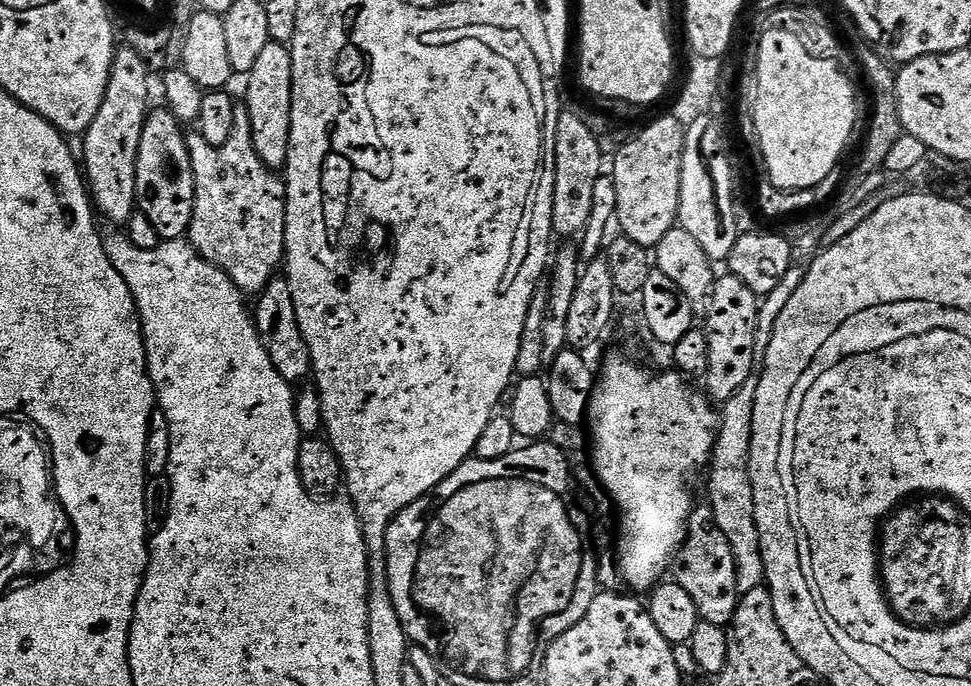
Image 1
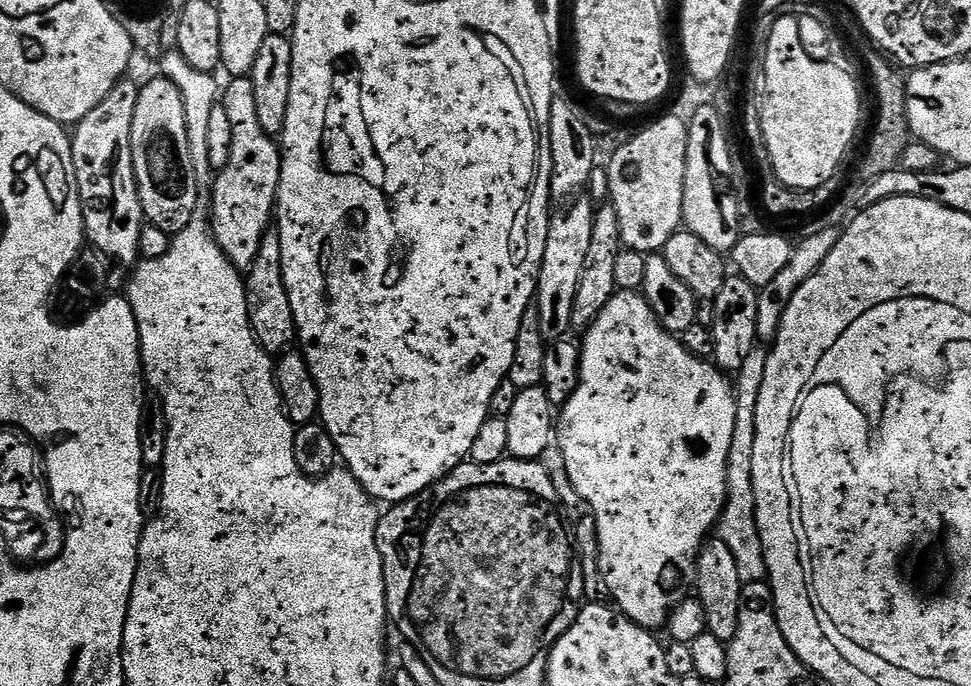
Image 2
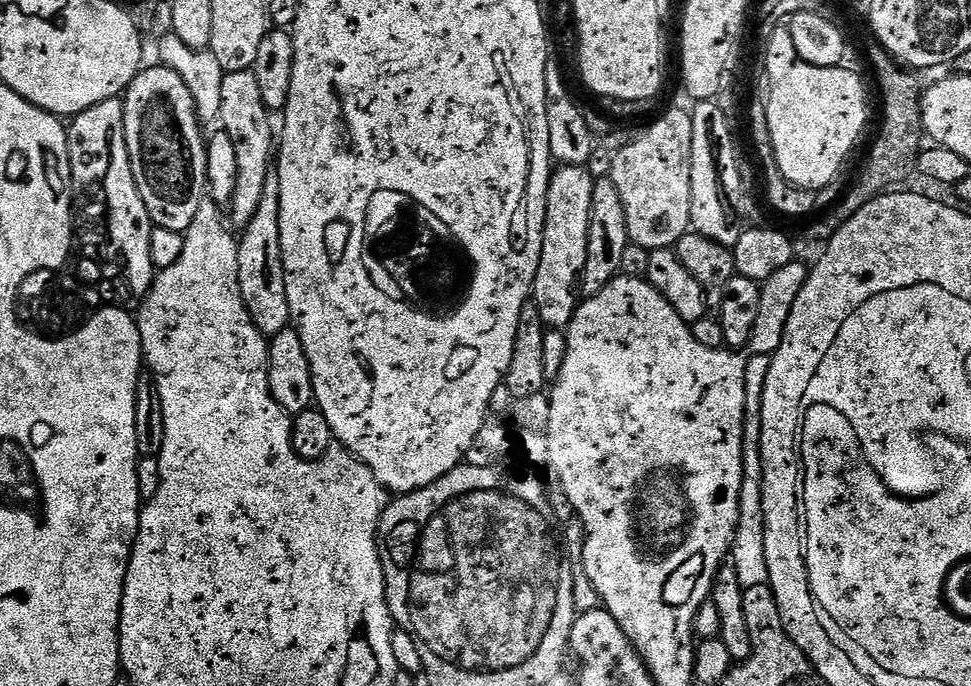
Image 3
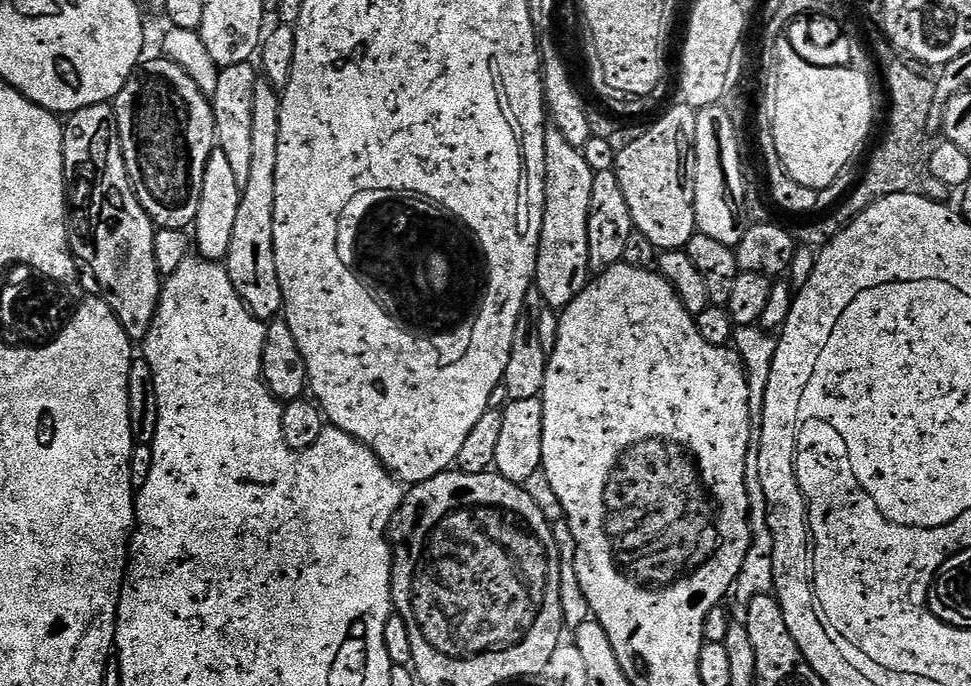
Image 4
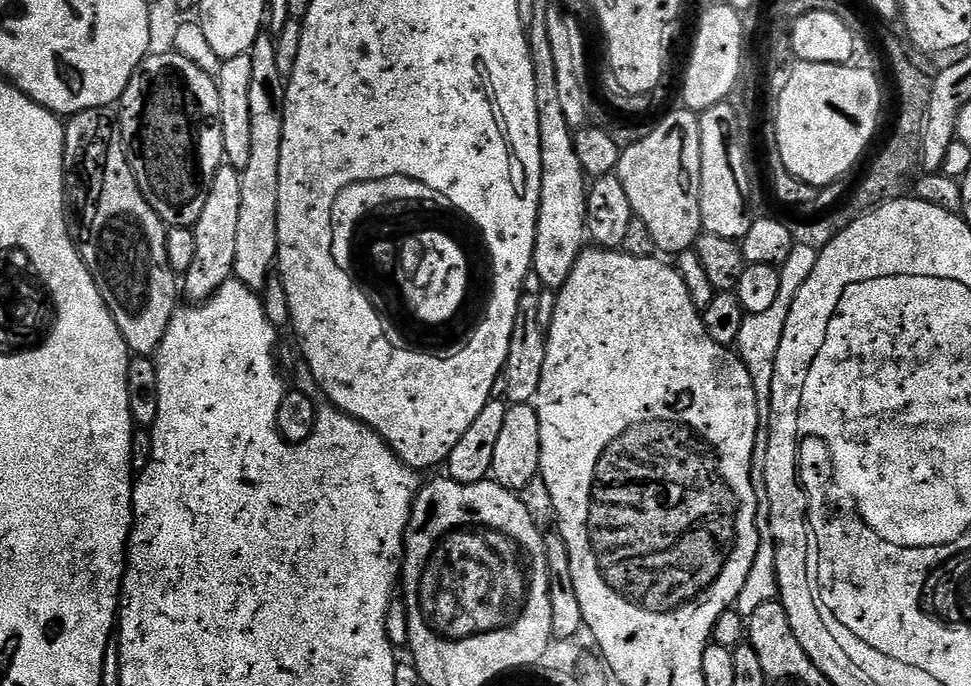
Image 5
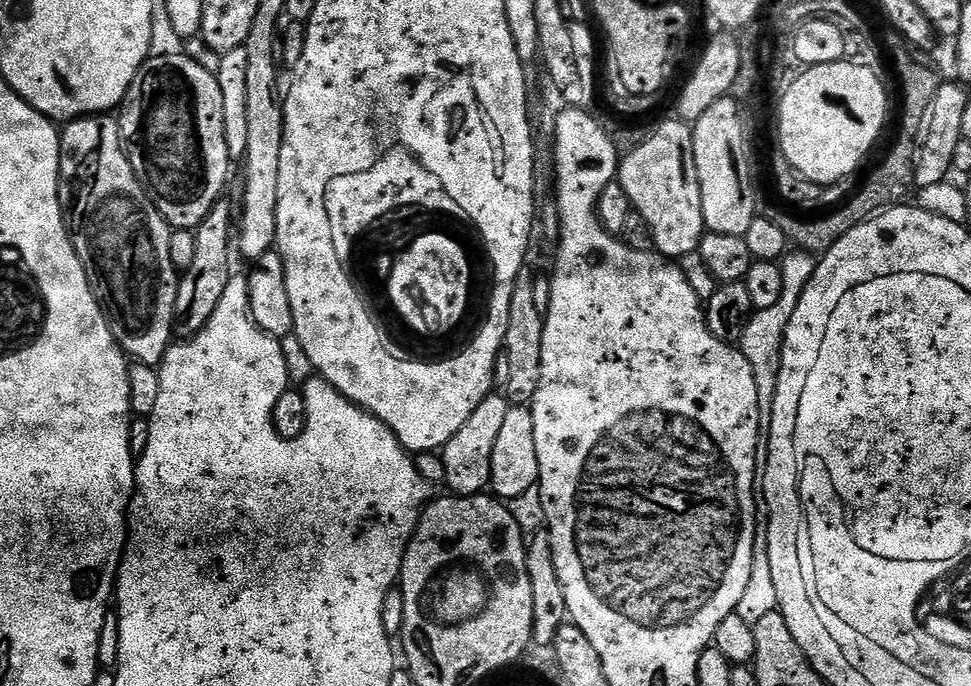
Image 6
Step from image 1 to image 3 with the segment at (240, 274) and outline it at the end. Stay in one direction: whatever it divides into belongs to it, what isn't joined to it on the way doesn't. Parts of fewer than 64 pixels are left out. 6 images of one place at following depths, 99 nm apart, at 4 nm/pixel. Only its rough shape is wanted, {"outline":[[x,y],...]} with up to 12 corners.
{"outline":[[250,68],[222,78],[219,123],[238,154],[244,229],[274,168],[274,128]]}

